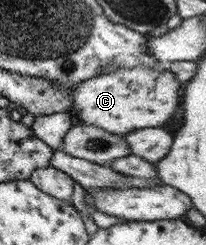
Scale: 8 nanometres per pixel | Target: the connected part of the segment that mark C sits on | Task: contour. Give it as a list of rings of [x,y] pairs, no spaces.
[[[134,66],[110,70],[80,82],[69,99],[71,111],[84,124],[124,136],[141,129],[162,127],[172,120],[181,105],[181,90],[182,84],[167,68]]]

